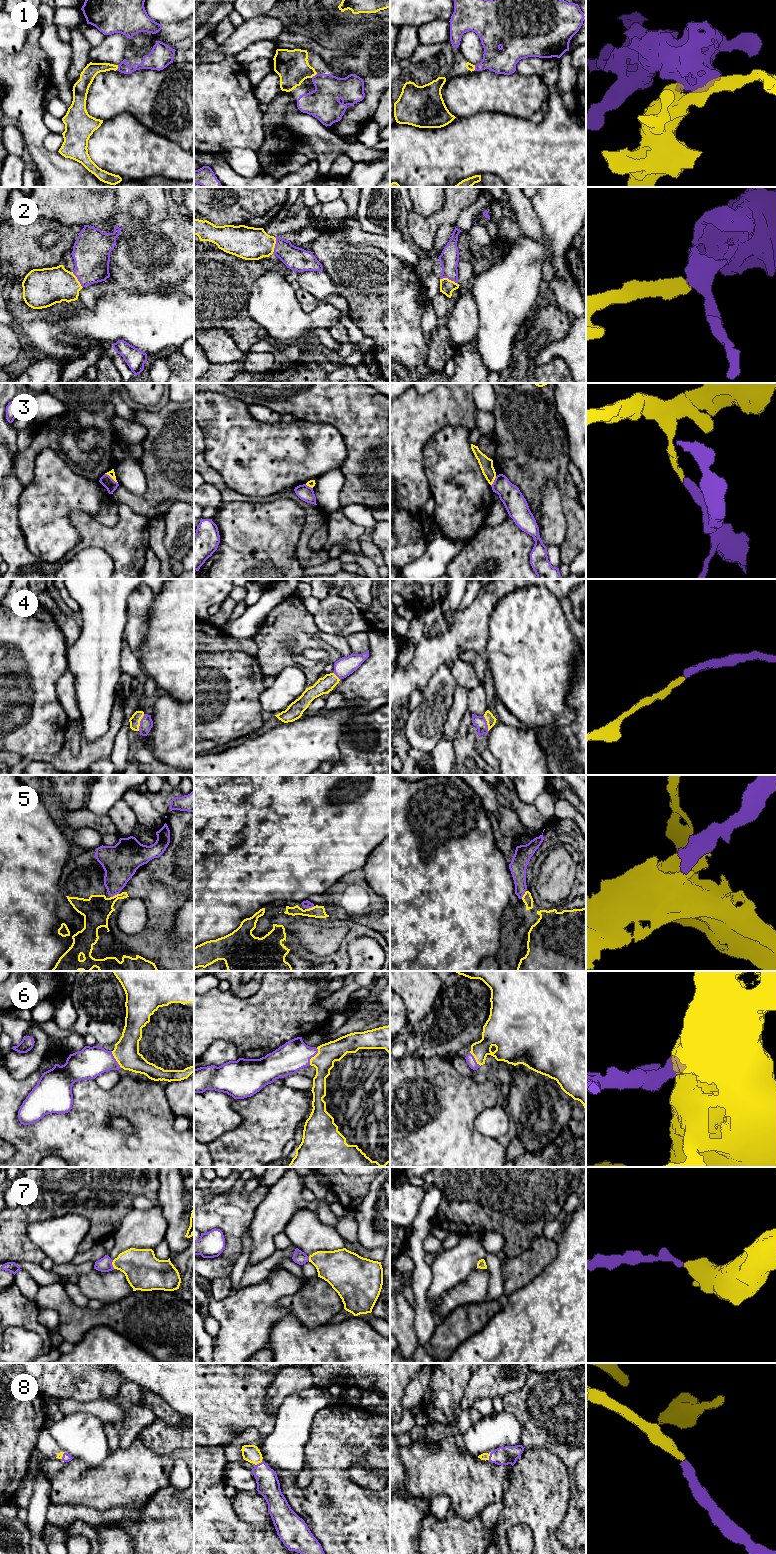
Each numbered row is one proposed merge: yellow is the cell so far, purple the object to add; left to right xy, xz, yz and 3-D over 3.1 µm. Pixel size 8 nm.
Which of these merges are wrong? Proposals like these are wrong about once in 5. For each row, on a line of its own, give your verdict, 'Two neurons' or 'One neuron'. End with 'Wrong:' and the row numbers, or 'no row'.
1: One neuron
2: One neuron
3: Two neurons
4: One neuron
5: One neuron
6: One neuron
7: One neuron
8: One neuron
Wrong: 3

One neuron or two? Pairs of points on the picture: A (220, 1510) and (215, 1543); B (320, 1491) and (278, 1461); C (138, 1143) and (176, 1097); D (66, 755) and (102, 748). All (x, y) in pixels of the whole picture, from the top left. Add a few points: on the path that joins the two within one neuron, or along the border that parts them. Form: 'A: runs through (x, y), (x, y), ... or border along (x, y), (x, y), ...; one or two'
A: runs through (212, 1518), (210, 1520), (210, 1535); one
B: border along (281, 1469), (276, 1471); two
C: border along (172, 1115), (175, 1118); two
D: runs through (75, 758), (85, 758), (93, 752); one

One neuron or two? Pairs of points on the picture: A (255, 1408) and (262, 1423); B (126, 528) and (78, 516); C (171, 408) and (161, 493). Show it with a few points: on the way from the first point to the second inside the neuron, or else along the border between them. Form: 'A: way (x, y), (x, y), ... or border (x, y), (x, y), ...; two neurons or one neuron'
A: way (255, 1412), (259, 1419); one neuron
B: way (114, 532), (99, 532), (90, 525); one neuron
C: way (171, 429), (171, 472); one neuron

